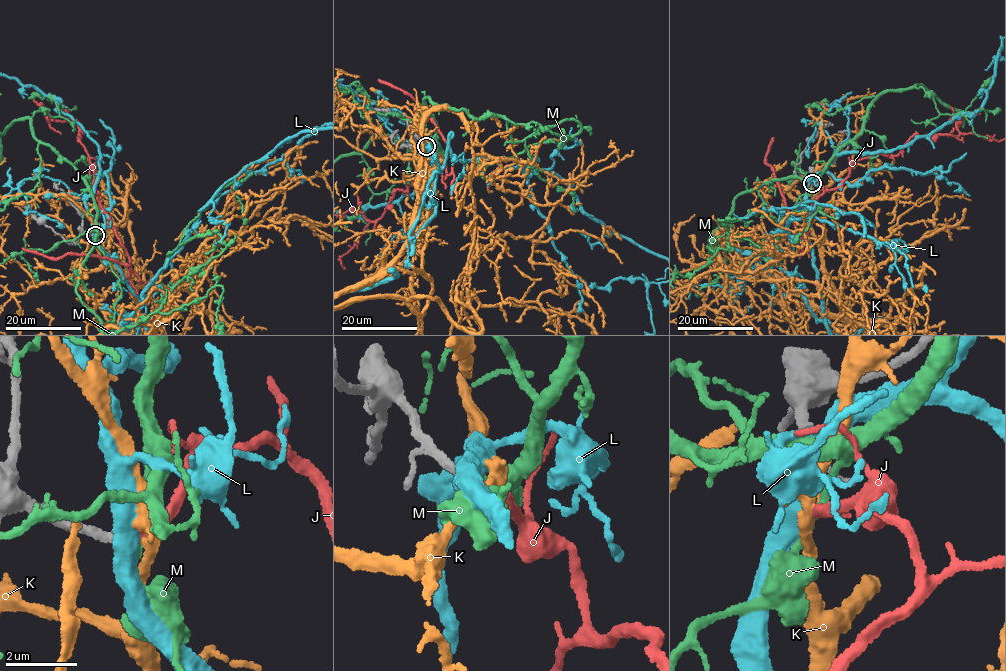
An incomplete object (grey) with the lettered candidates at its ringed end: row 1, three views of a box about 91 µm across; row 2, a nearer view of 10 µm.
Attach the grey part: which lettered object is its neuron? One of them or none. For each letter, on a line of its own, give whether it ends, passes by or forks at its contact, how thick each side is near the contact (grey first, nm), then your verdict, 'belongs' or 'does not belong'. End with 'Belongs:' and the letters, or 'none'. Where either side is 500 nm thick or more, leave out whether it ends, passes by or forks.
J: it passes by; 260 nm thick on the grey side, 200 nm on the other; belongs
K: it passes by; 260 nm thick on the grey side, 260 nm on the other; does not belong
L: it passes by; 280 nm thick on the grey side, 480 nm on the other; does not belong
M: it passes by; 240 nm thick on the grey side, 260 nm on the other; does not belong
Belongs: J

